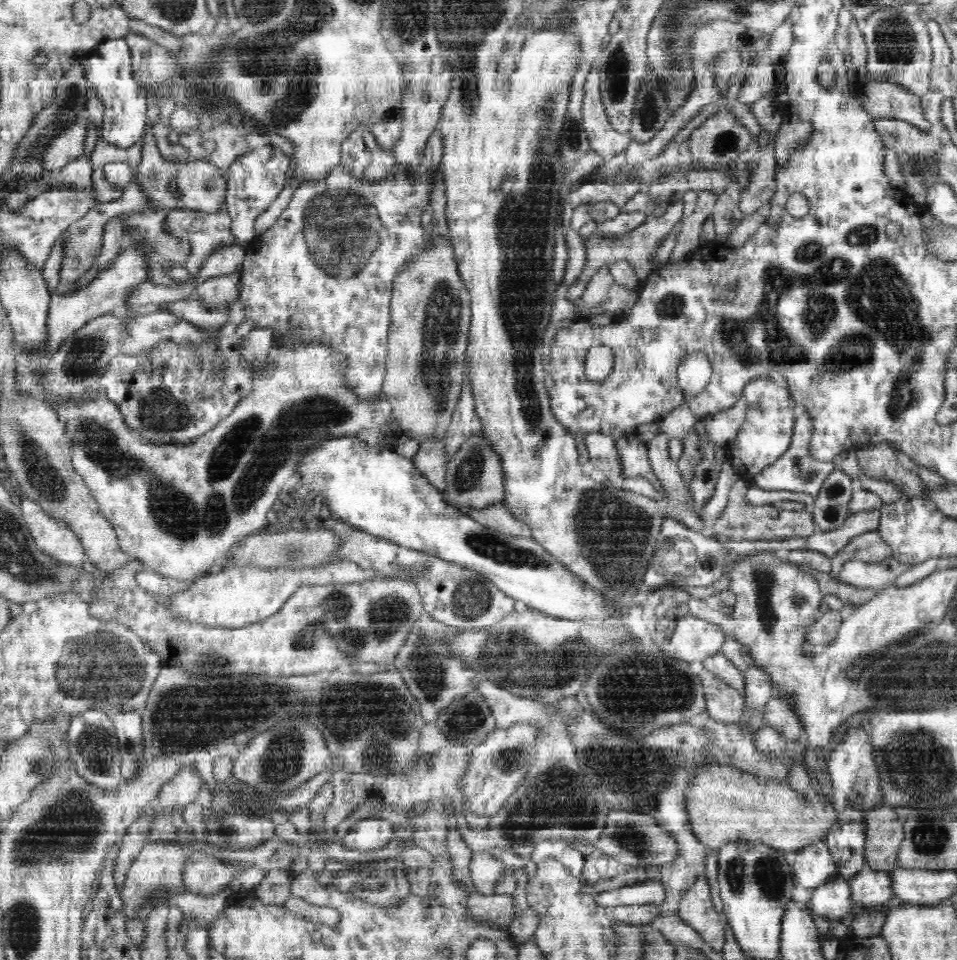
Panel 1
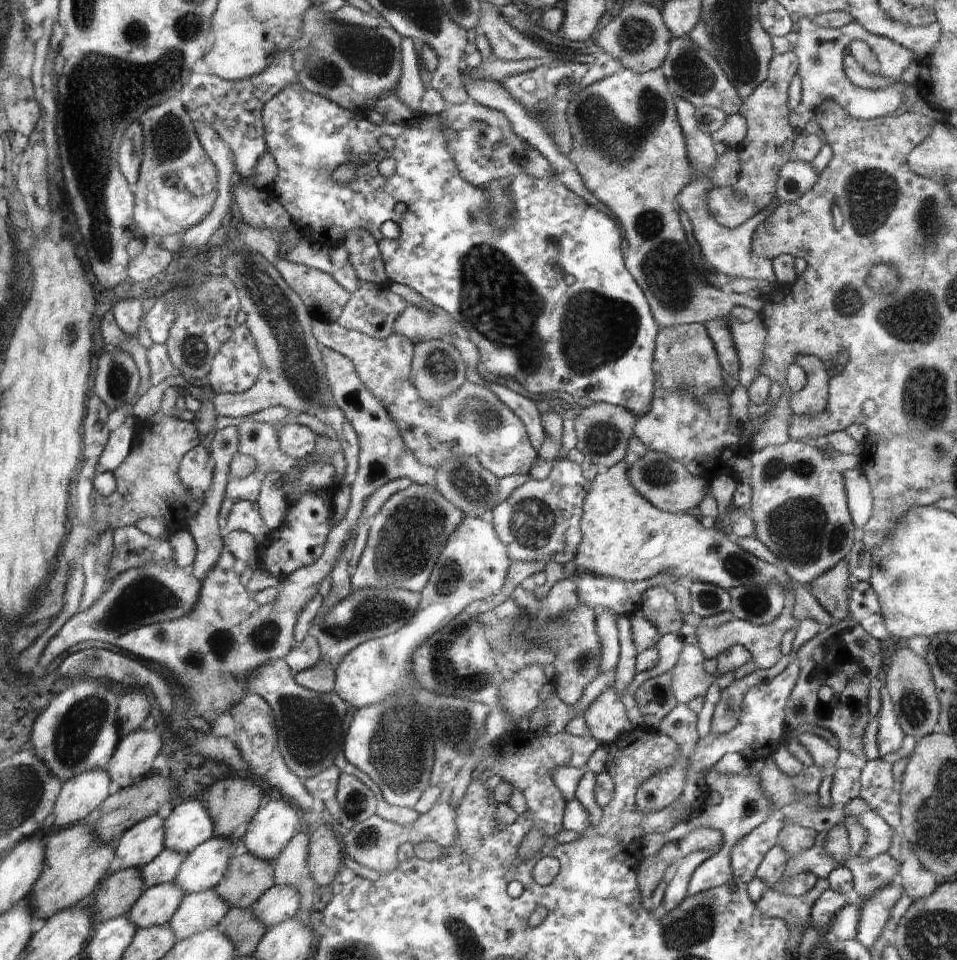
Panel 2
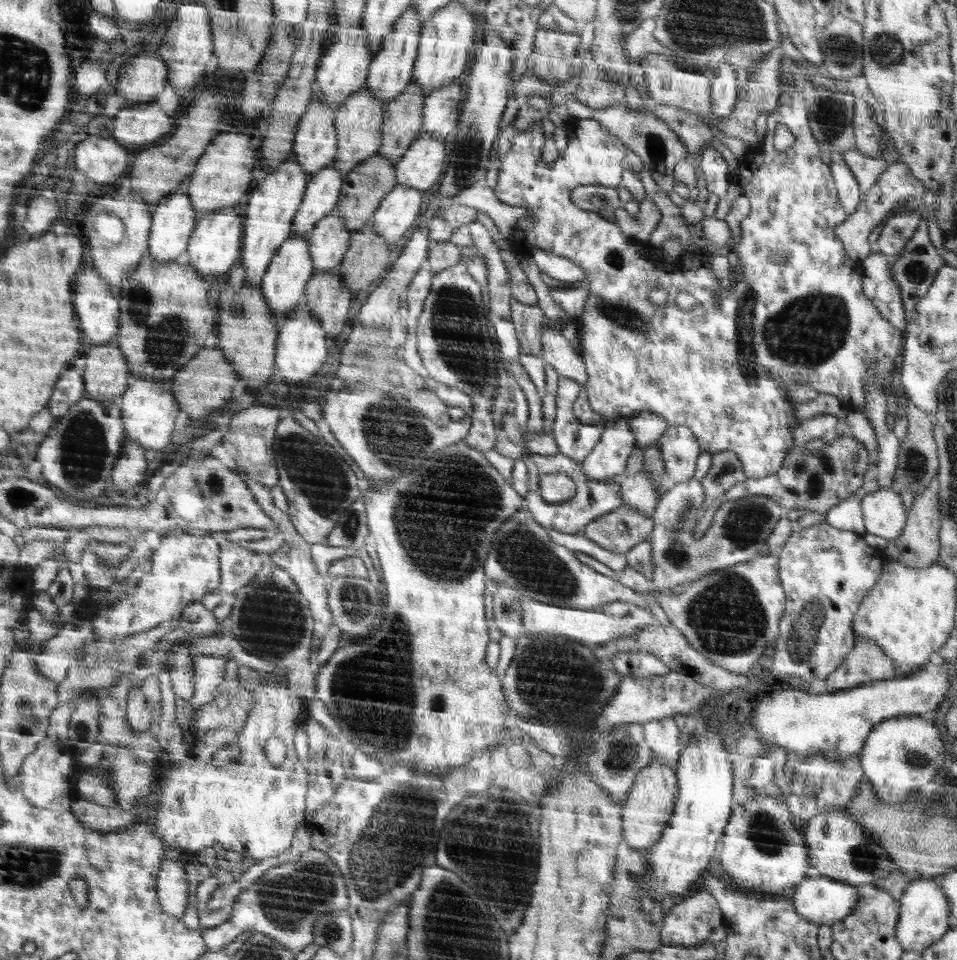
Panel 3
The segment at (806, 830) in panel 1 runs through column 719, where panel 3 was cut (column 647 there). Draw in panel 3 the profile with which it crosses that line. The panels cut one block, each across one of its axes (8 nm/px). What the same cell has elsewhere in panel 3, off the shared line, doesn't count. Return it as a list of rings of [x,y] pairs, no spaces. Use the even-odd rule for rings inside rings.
[[[652,760],[636,777],[627,793],[627,798],[621,804],[621,815],[624,817],[625,839],[631,850],[645,850],[653,847],[669,826],[669,820],[676,810],[679,793],[677,771],[658,760]]]

